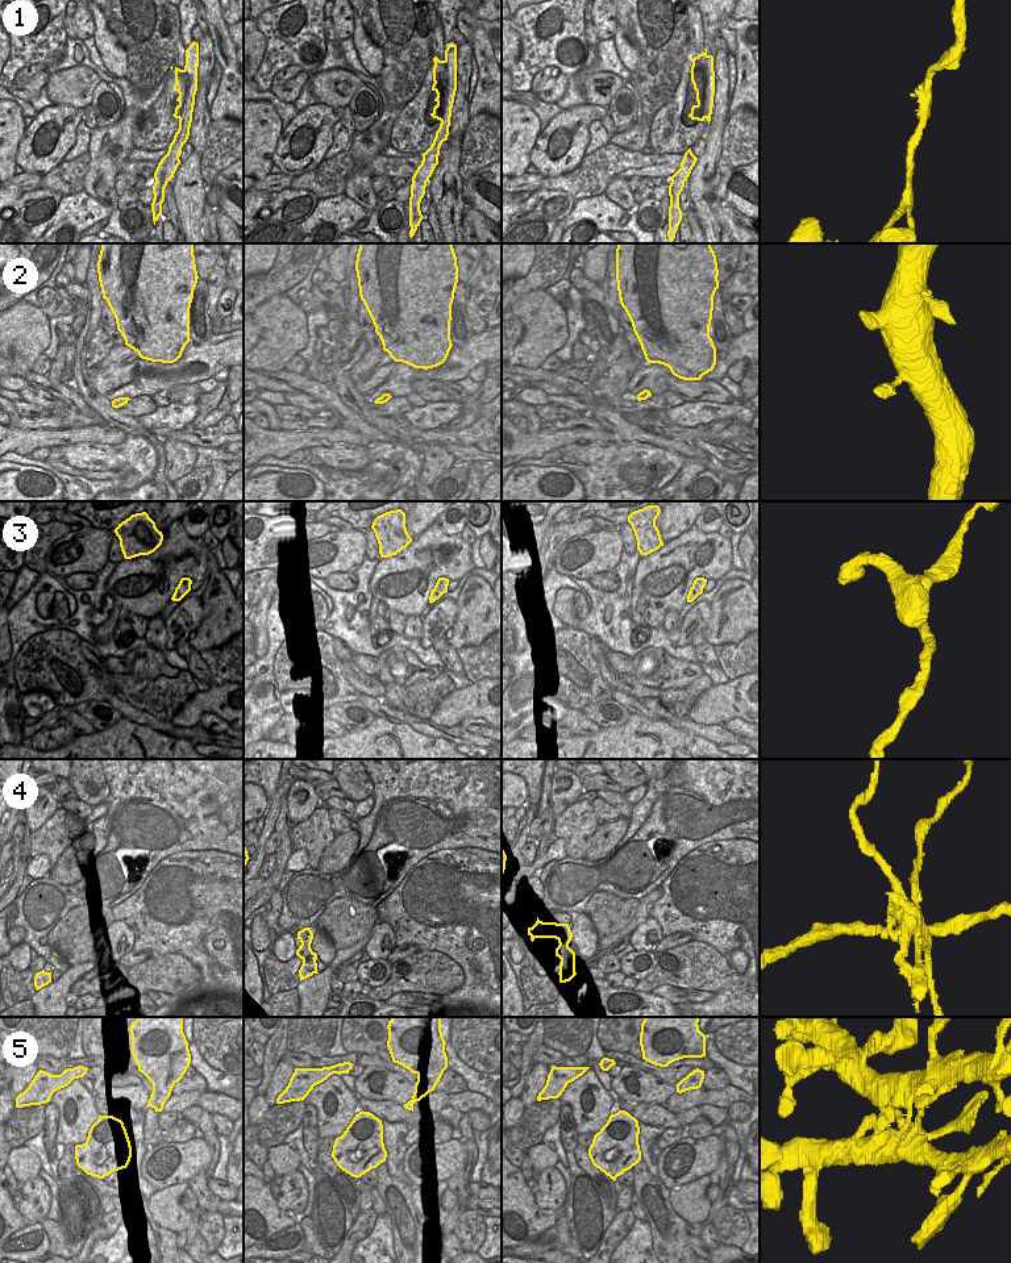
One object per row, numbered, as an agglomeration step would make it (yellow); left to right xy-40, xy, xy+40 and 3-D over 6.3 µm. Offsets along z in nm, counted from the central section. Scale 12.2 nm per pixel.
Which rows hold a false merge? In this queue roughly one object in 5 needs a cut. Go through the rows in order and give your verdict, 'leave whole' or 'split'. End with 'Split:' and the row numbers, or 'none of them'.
1: leave whole
2: leave whole
3: leave whole
4: split
5: leave whole
Split: 4

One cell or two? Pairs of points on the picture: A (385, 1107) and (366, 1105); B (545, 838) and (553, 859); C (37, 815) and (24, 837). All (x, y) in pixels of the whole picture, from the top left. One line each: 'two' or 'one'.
A: one
B: two
C: two

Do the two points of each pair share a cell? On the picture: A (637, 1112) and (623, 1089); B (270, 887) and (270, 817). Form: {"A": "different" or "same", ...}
{"A": "different", "B": "different"}

